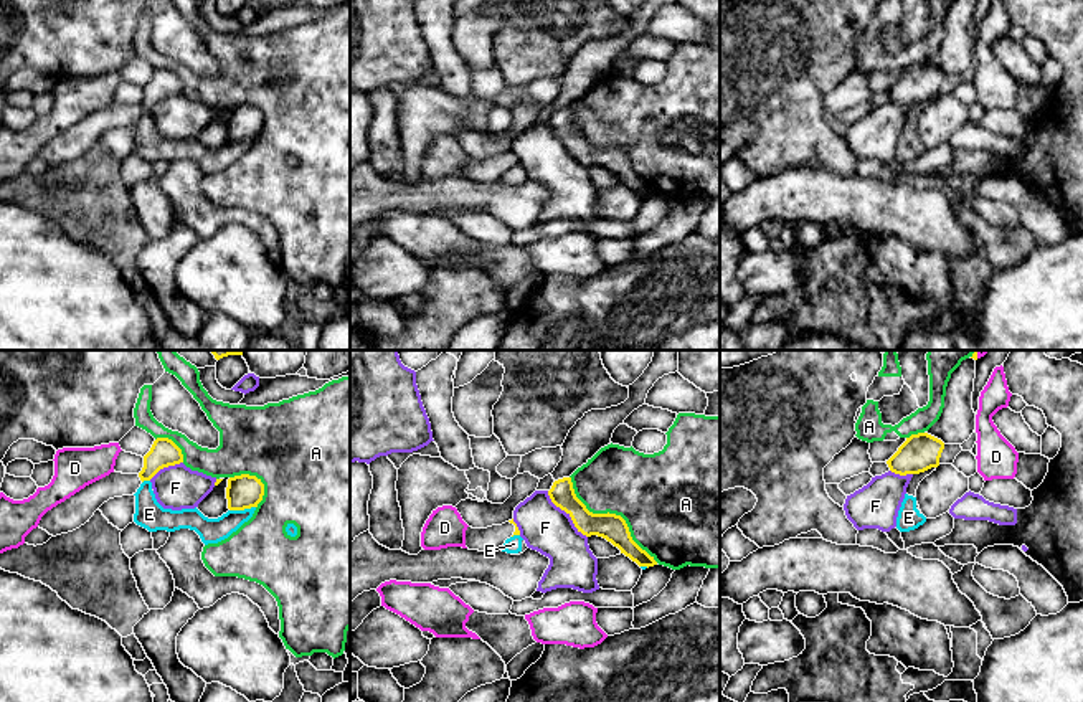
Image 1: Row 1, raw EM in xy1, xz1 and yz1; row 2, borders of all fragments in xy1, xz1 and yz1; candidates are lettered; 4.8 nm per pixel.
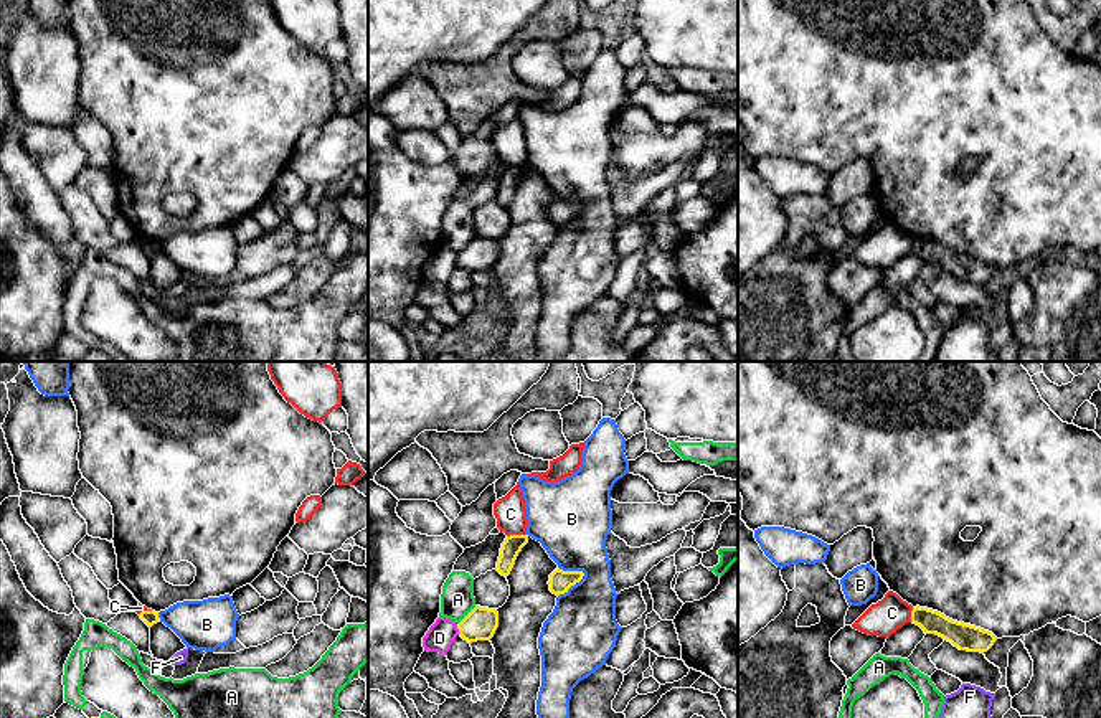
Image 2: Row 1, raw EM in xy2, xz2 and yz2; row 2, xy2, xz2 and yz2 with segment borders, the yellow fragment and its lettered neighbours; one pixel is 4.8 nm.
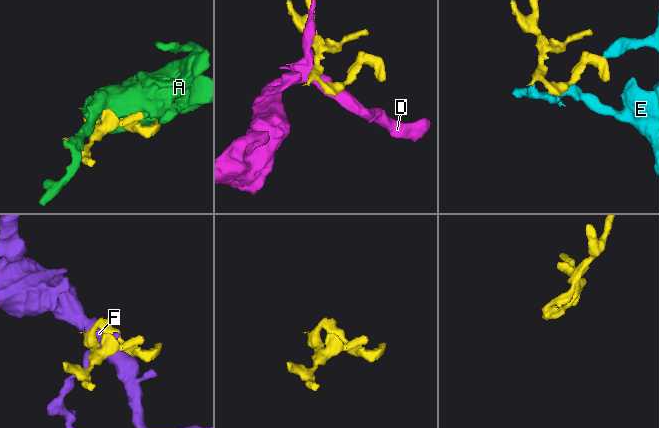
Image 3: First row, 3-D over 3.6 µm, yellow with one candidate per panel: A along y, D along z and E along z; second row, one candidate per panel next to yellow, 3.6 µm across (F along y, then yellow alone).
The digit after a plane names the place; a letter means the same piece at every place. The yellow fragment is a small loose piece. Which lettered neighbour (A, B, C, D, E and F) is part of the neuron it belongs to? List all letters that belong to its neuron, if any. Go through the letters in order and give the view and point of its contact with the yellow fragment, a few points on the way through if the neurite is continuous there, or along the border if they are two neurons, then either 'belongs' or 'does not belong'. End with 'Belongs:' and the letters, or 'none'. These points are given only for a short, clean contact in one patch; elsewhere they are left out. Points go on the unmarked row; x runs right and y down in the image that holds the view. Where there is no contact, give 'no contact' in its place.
A: contact xz1 (611, 144); does not belong
B: contact xz2 (573, 215); does not belong
C: contact xz2 (515, 165); does not belong
D: contact xz2 (458, 258); does not belong
E: contact xy1 (241, 139); does not belong
F: contact xz1 (567, 142); does not belong
Belongs: none

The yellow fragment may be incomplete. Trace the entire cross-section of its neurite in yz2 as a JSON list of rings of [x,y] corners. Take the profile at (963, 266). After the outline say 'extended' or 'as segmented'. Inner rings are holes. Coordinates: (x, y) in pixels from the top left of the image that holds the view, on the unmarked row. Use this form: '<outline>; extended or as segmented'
[[[913,238],[911,253],[919,256],[924,264],[936,264],[951,272],[959,281],[984,284],[997,271],[997,267],[989,261],[952,251],[944,244],[928,238]]]; as segmented

